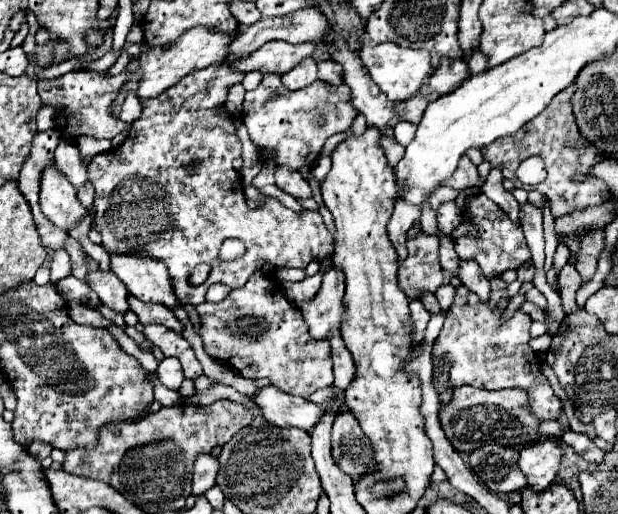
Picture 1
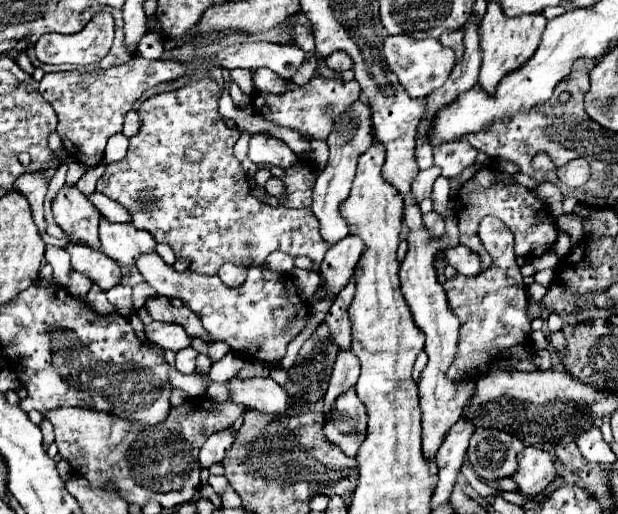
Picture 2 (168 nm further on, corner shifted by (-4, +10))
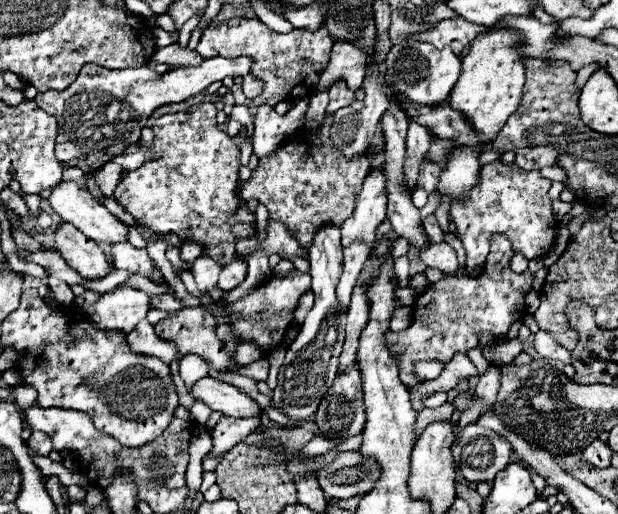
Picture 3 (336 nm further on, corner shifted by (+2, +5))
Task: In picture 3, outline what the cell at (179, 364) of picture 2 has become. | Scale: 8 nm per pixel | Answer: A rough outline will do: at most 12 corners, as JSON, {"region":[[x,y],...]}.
{"region":[[181,357],[181,379],[187,387],[209,375],[205,359]]}

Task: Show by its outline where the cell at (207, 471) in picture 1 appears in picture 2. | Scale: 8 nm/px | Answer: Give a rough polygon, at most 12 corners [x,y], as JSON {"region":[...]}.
{"region":[[233,432],[211,434],[199,462],[203,468],[219,464],[233,444]]}

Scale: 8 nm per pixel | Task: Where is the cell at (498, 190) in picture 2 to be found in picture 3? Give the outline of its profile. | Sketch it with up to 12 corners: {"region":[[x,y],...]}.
{"region":[[501,159],[481,169],[451,221],[467,269],[487,239],[527,259],[555,241],[549,179]]}

